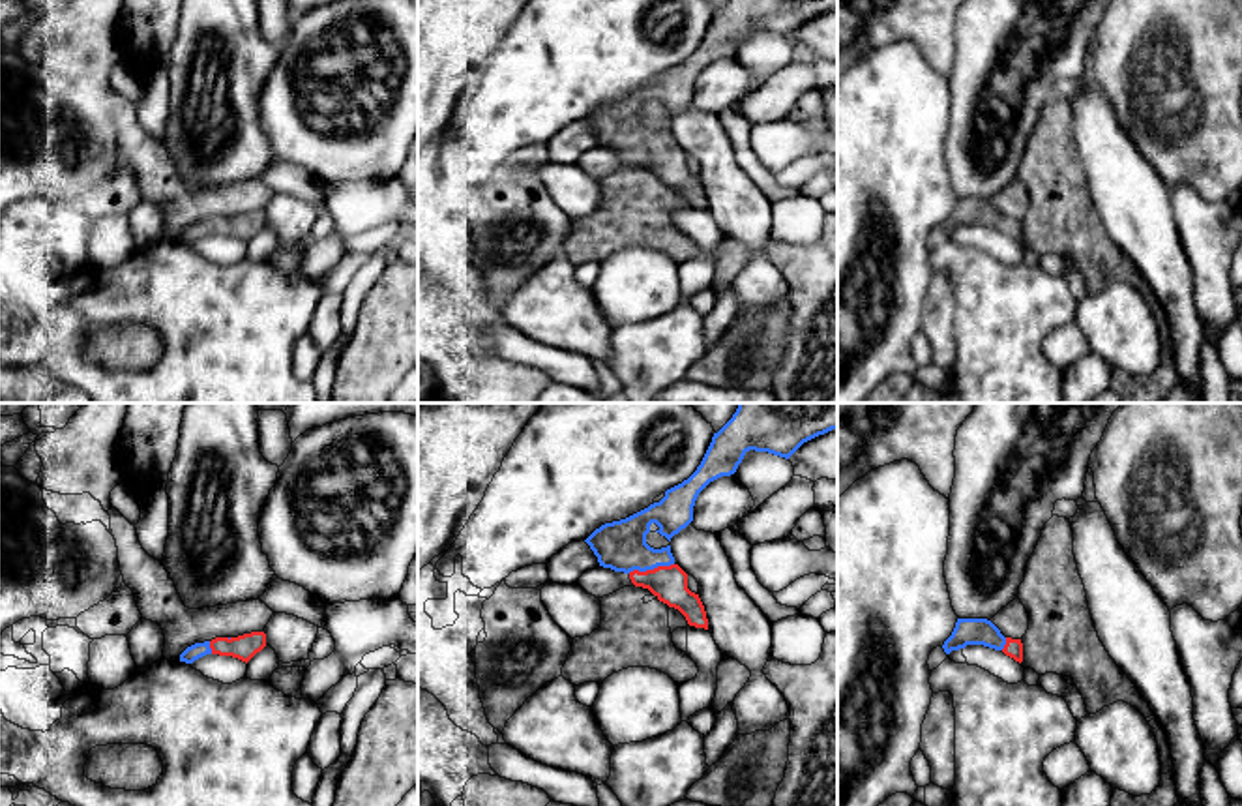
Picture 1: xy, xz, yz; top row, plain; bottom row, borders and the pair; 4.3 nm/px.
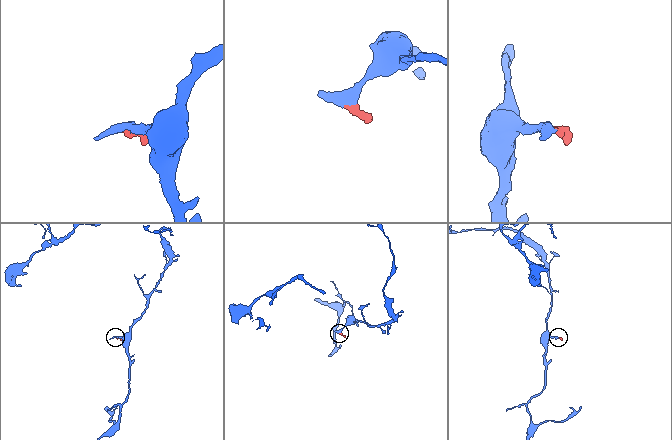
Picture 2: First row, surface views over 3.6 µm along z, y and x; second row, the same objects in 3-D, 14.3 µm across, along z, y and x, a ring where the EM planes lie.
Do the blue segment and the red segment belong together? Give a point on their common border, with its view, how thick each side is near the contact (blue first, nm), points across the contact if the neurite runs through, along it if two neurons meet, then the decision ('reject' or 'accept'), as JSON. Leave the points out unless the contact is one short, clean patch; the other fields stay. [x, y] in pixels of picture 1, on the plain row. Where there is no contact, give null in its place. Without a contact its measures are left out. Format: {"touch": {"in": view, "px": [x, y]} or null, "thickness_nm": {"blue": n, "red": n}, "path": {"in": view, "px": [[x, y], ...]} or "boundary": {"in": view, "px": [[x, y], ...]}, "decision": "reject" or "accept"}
{"touch": {"in": "xz", "px": [650, 149]}, "thickness_nm": {"blue": 220, "red": 160}, "path": {"in": "xz", "px": [[620, 126], [650, 149], [669, 164]]}, "decision": "accept"}

